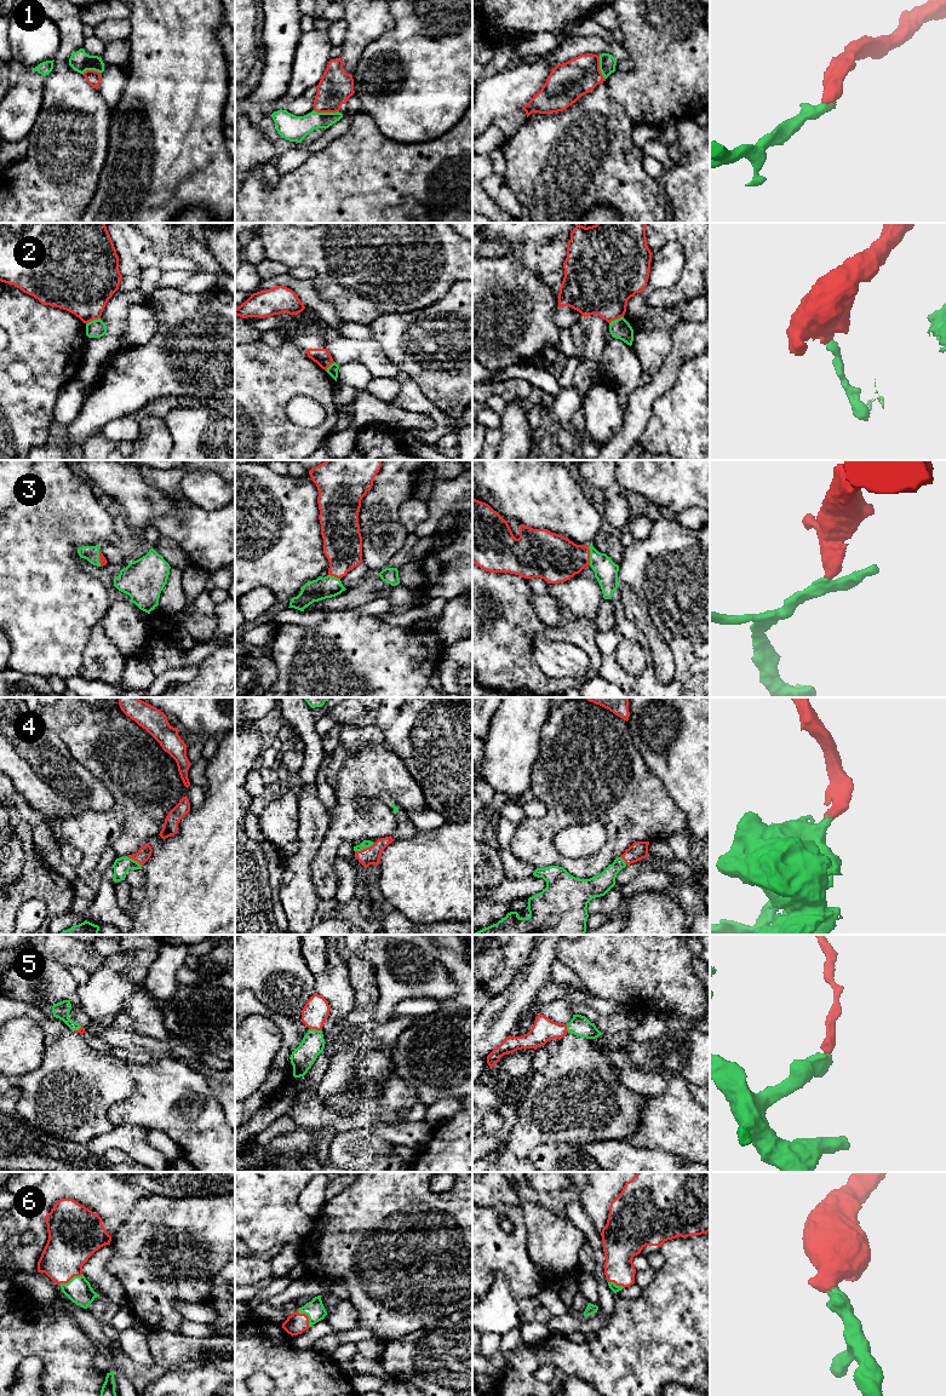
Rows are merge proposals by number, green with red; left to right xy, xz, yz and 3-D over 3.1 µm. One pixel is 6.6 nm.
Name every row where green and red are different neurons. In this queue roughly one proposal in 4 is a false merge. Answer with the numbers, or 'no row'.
2

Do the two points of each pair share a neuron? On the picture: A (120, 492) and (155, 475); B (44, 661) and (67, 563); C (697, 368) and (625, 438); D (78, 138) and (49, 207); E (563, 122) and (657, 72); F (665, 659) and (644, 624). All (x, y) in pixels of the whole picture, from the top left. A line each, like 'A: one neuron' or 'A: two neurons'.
A: two neurons
B: one neuron
C: two neurons
D: one neuron
E: two neurons
F: one neuron

